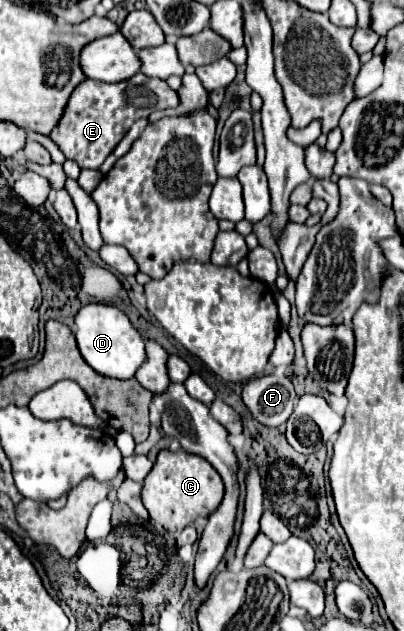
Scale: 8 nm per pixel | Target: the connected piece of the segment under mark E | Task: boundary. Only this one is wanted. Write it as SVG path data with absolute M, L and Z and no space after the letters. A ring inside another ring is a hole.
M142 72L134 74L132 78L128 78L128 80L124 80L124 82L114 82L114 84L106 84L106 82L98 82L98 80L88 80L88 78L86 78L86 80L82 80L82 82L74 88L74 92L72 92L72 96L70 96L66 108L64 108L64 114L62 114L60 122L58 122L56 128L50 132L50 138L60 146L60 150L64 152L64 156L70 158L70 160L74 160L74 162L78 162L80 168L92 168L92 170L96 170L96 168L108 158L108 154L116 148L116 144L122 140L124 132L126 132L136 120L148 118L154 110L174 108L174 106L178 106L178 94L176 94L164 80L148 78L148 76L144 76ZM116 124L122 124L122 126L124 126L124 132L114 132L114 126L116 126Z

